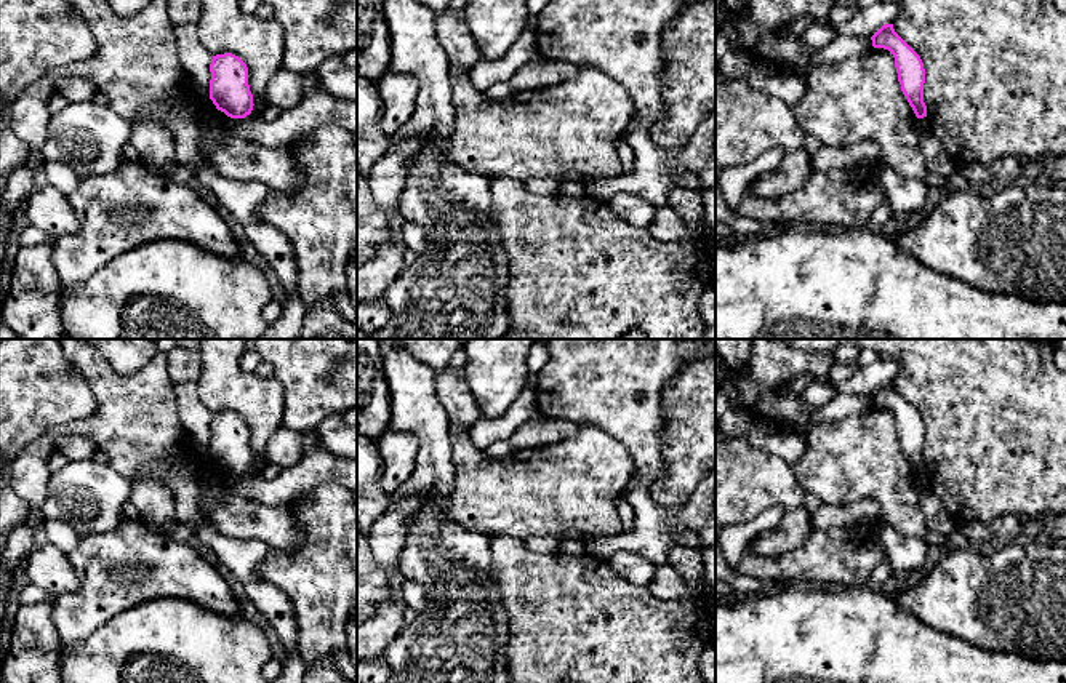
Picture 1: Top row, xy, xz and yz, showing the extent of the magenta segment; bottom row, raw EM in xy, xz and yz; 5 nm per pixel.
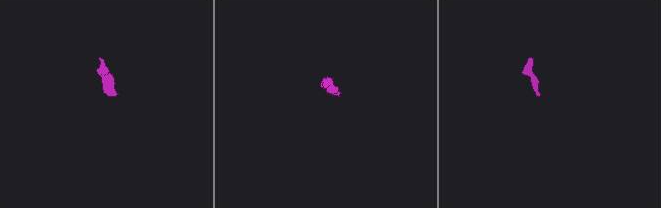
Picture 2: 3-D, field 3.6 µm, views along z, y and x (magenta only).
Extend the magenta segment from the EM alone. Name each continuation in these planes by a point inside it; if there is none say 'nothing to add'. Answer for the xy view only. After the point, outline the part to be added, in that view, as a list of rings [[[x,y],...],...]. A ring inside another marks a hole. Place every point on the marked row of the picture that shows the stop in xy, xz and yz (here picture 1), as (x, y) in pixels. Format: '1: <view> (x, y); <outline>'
nothing to add

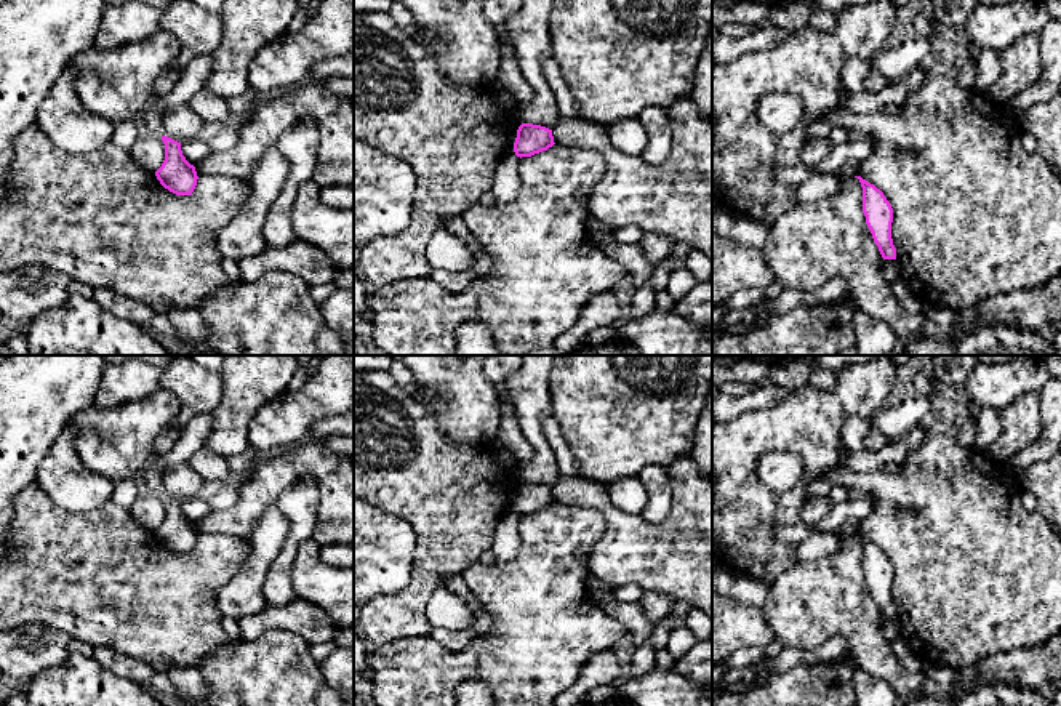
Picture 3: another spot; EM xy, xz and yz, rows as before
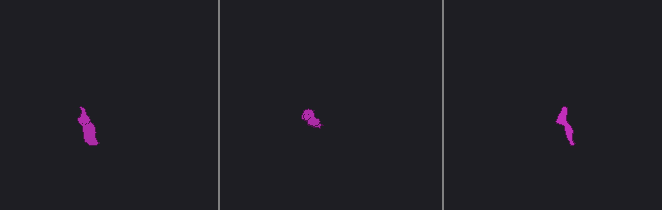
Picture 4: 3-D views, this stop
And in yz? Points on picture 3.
nothing to add

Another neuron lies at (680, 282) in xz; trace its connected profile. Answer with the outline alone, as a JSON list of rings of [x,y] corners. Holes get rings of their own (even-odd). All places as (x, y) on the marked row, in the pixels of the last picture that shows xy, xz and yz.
[[[683,267],[677,269],[669,275],[666,291],[677,301],[683,299],[696,285],[696,279]]]

